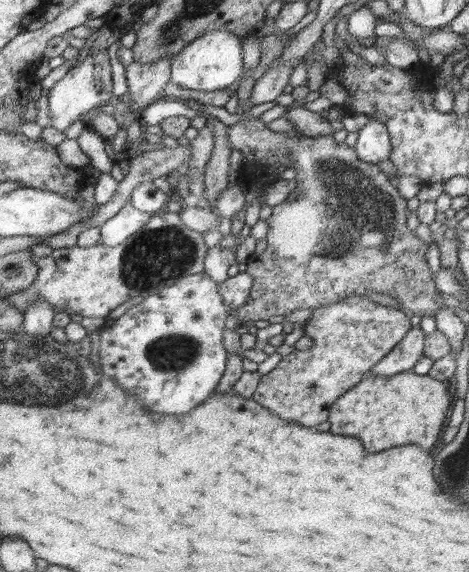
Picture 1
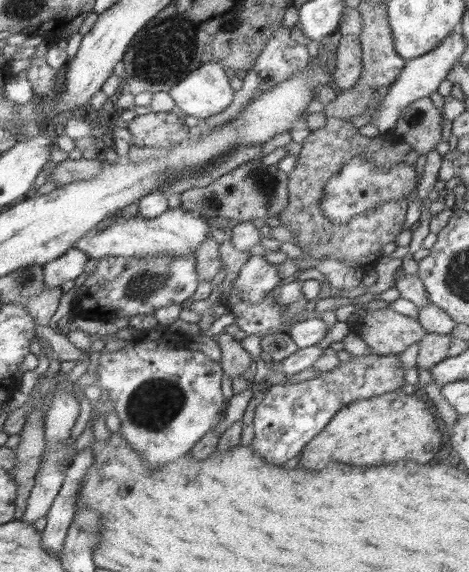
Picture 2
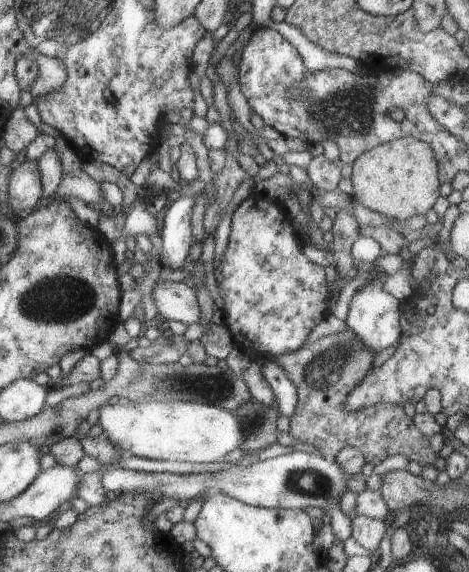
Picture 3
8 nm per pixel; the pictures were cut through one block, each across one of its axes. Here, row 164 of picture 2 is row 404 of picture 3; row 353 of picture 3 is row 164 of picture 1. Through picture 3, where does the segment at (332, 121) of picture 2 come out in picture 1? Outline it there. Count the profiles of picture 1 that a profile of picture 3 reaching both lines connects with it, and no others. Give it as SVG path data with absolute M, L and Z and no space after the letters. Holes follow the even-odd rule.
M248 115L236 125L229 126L227 133L232 149L239 150L246 163L277 160L279 154L287 154L287 158L283 158L281 162L297 171L295 190L284 202L273 208L272 216L266 220L269 226L266 235L266 262L276 266L252 266L252 272L247 272L250 276L254 274L251 276L254 285L246 303L237 310L244 321L268 320L270 316L285 316L299 308L313 309L352 295L371 292L392 296L409 316L436 316L440 310L449 308L442 302L432 270L426 262L429 245L406 225L406 217L410 213L407 200L400 196L400 192L379 166L359 160L352 147L345 143L337 144L332 135L287 138L283 134L272 132L266 125L260 118ZM282 260L292 262L290 266L278 266Z

